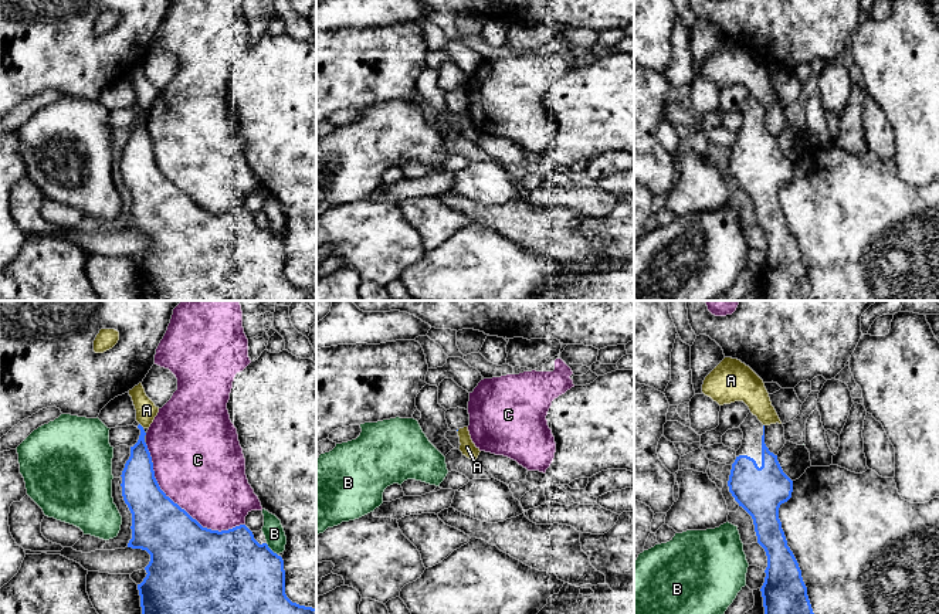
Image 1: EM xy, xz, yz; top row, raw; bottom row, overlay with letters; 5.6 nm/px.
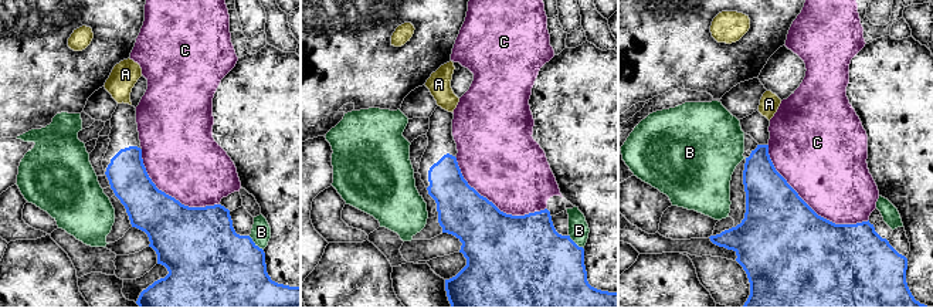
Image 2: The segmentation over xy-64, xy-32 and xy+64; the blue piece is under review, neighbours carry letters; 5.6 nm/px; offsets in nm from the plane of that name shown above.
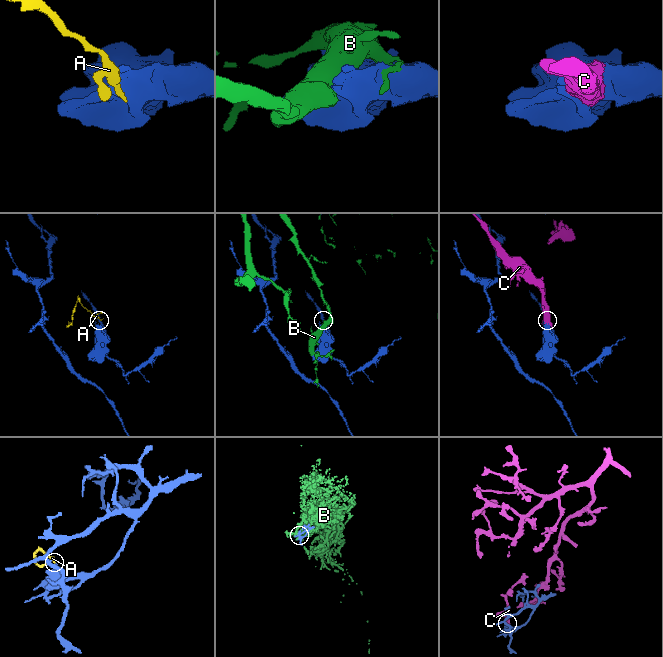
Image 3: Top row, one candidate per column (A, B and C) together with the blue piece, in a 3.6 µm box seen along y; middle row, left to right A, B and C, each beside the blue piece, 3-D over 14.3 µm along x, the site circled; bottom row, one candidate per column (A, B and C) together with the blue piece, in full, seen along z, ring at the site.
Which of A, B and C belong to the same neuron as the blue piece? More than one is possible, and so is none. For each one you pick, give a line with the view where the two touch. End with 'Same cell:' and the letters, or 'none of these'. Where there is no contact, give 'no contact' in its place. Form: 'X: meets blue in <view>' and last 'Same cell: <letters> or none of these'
Same cell: none of these

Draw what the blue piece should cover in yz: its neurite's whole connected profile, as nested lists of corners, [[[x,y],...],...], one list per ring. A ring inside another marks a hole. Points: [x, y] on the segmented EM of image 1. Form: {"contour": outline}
{"contour": [[[749,413],[739,428],[743,432],[743,440],[740,448],[736,451],[736,459],[732,464],[728,486],[739,506],[752,516],[757,543],[765,549],[767,556],[766,577],[760,588],[765,614],[814,614],[801,570],[787,546],[779,519],[780,505],[791,498],[793,481],[783,472],[777,455],[766,447],[765,425],[756,415]]]}

